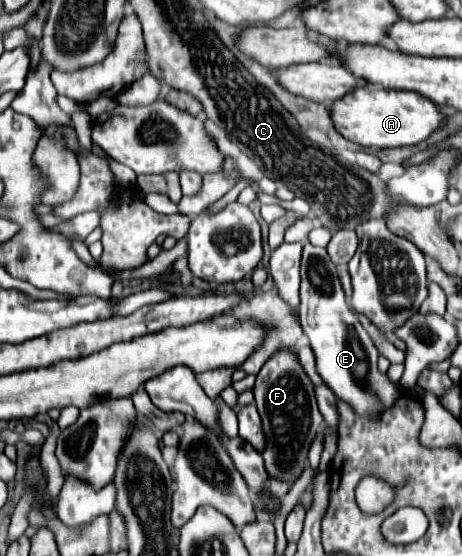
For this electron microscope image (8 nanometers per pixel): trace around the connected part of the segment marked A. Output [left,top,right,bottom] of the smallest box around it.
[329,85,445,149]

